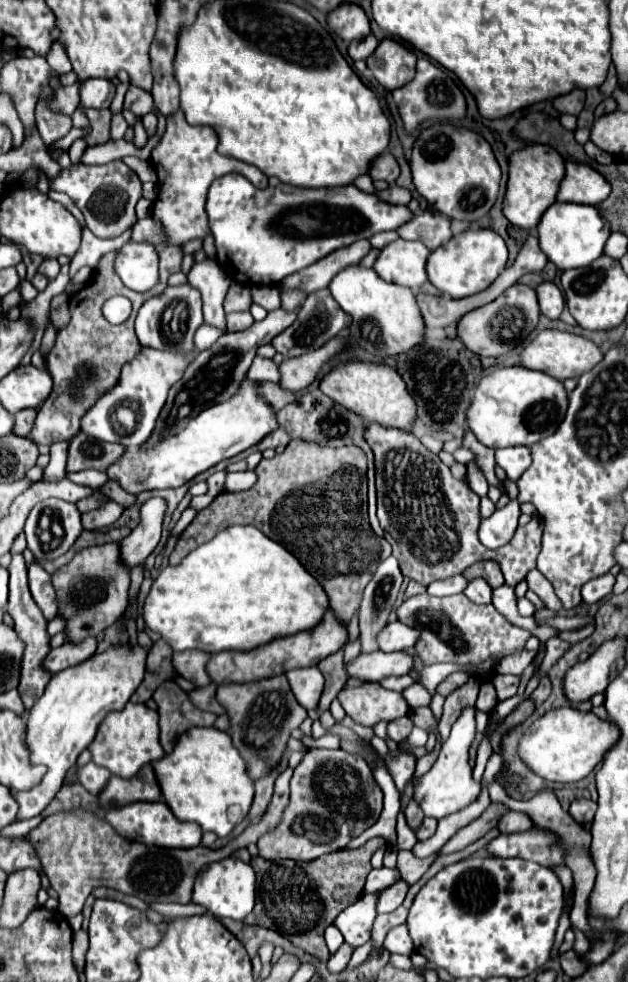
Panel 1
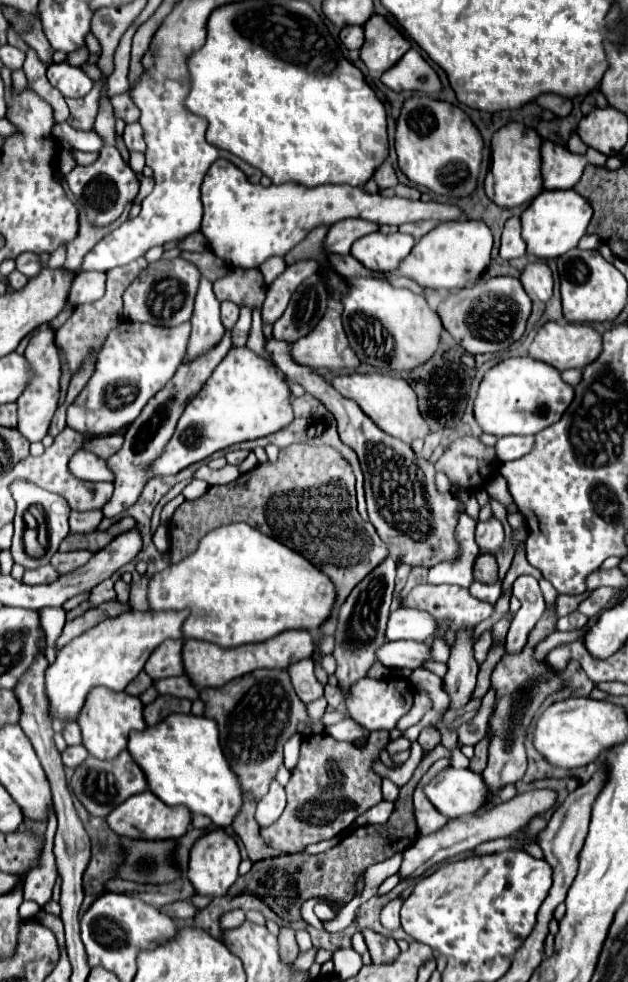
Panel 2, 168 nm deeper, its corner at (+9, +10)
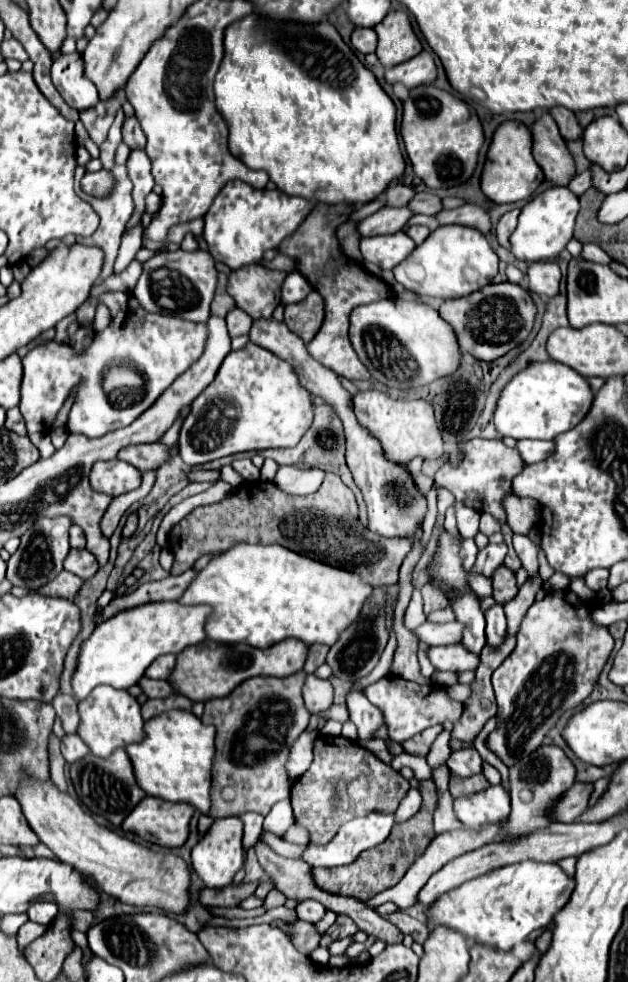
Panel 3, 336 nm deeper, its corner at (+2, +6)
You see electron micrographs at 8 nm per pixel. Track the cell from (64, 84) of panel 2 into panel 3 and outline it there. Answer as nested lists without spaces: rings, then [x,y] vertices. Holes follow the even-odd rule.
[[[75,51],[71,55],[61,55],[59,59],[55,59],[51,67],[51,79],[69,107],[85,111],[99,103],[97,89],[93,87],[93,83],[89,83],[89,79],[83,77],[81,53]]]

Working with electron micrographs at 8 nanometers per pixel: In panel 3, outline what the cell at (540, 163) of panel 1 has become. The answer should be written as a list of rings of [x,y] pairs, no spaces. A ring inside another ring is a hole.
[[[503,121],[491,139],[487,159],[481,173],[481,191],[495,203],[515,203],[529,199],[541,185],[543,171],[531,155],[531,131],[521,121]]]

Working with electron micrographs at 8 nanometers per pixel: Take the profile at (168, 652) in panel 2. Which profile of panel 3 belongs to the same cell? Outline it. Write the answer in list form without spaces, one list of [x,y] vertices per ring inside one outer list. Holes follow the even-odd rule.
[[[161,655],[147,667],[145,675],[149,679],[167,679],[173,667],[175,667],[175,655]]]

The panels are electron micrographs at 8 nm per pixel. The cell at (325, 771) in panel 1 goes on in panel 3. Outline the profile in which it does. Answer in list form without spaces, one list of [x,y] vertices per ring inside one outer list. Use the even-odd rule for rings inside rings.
[[[319,735],[313,745],[311,767],[291,787],[295,821],[309,829],[311,843],[327,843],[343,823],[355,817],[365,817],[373,811],[393,813],[411,789],[409,781],[401,773],[379,761],[357,741]]]

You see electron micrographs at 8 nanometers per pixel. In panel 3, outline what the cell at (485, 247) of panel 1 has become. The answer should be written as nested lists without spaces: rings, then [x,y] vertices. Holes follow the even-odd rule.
[[[441,225],[393,269],[395,279],[421,297],[465,297],[489,284],[497,275],[499,257],[481,231],[463,225]]]

